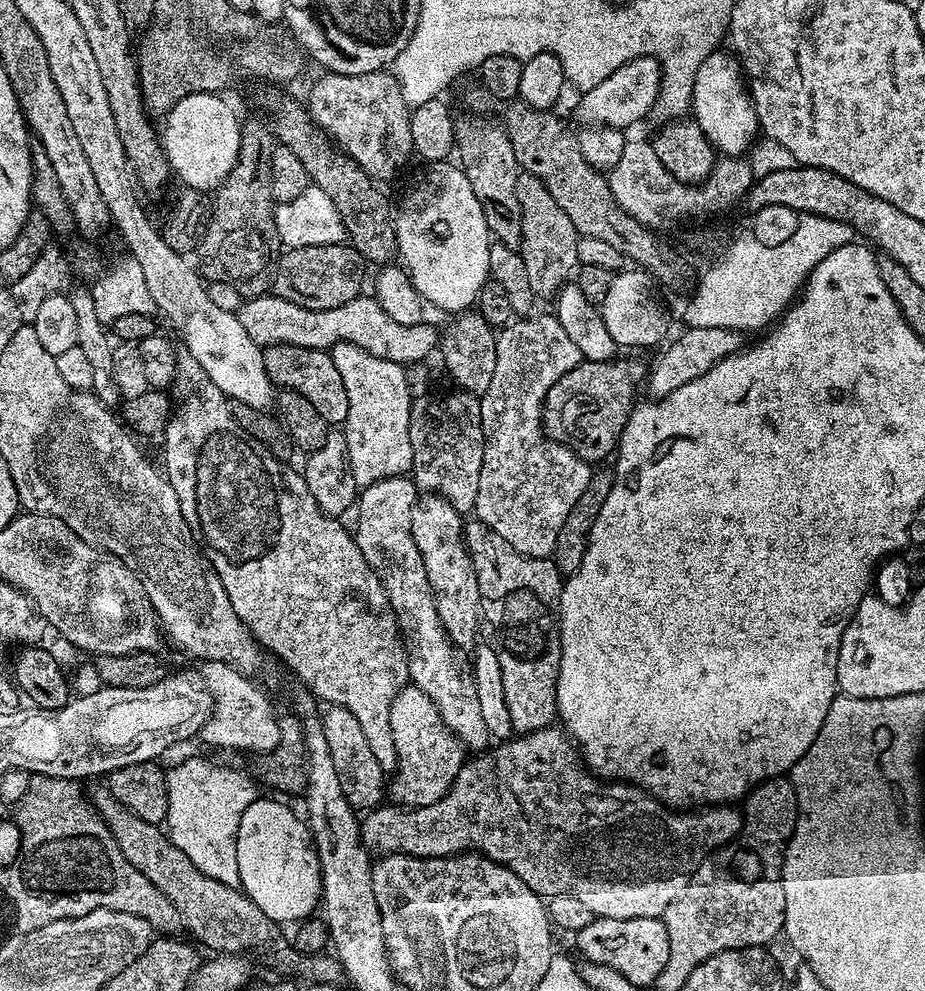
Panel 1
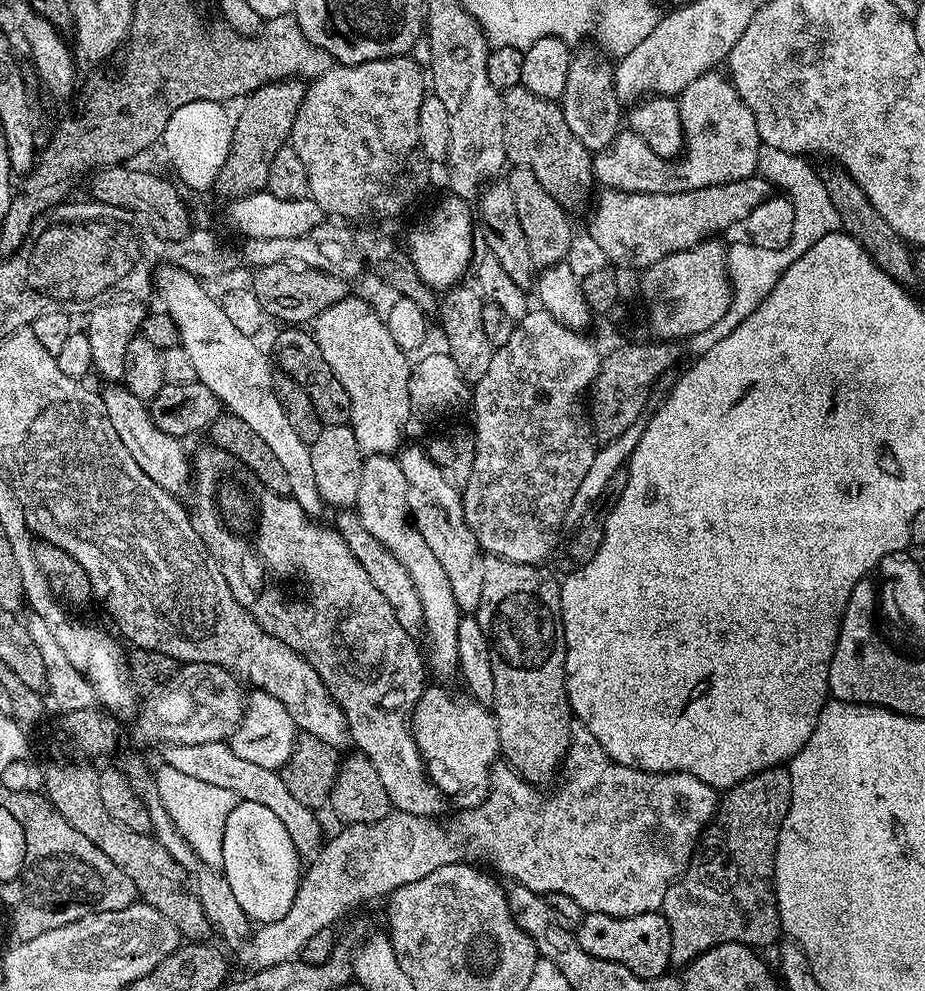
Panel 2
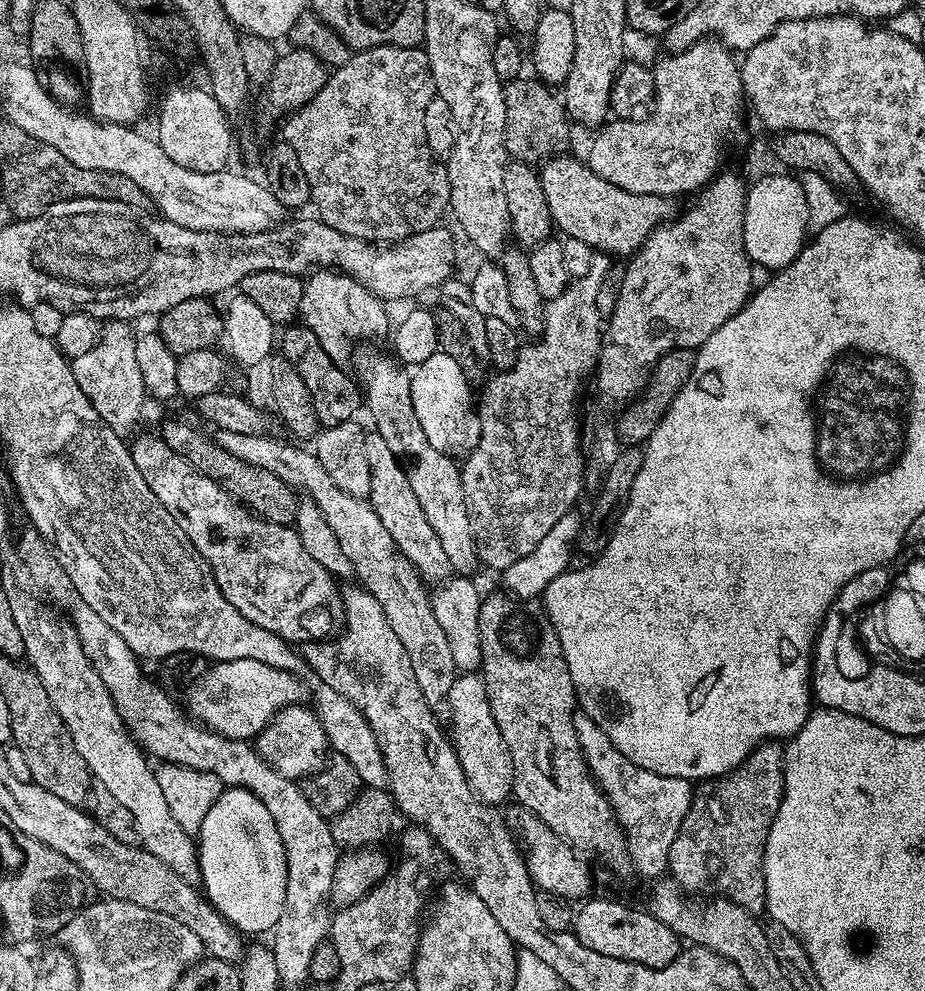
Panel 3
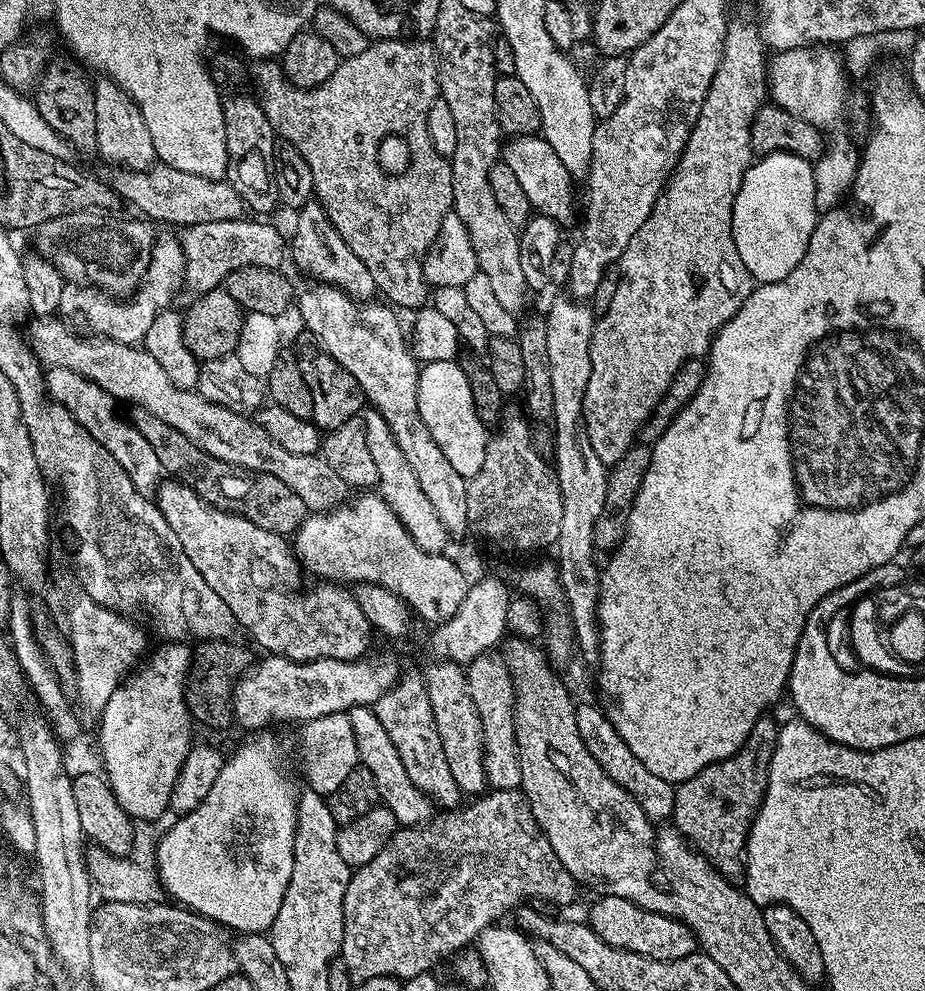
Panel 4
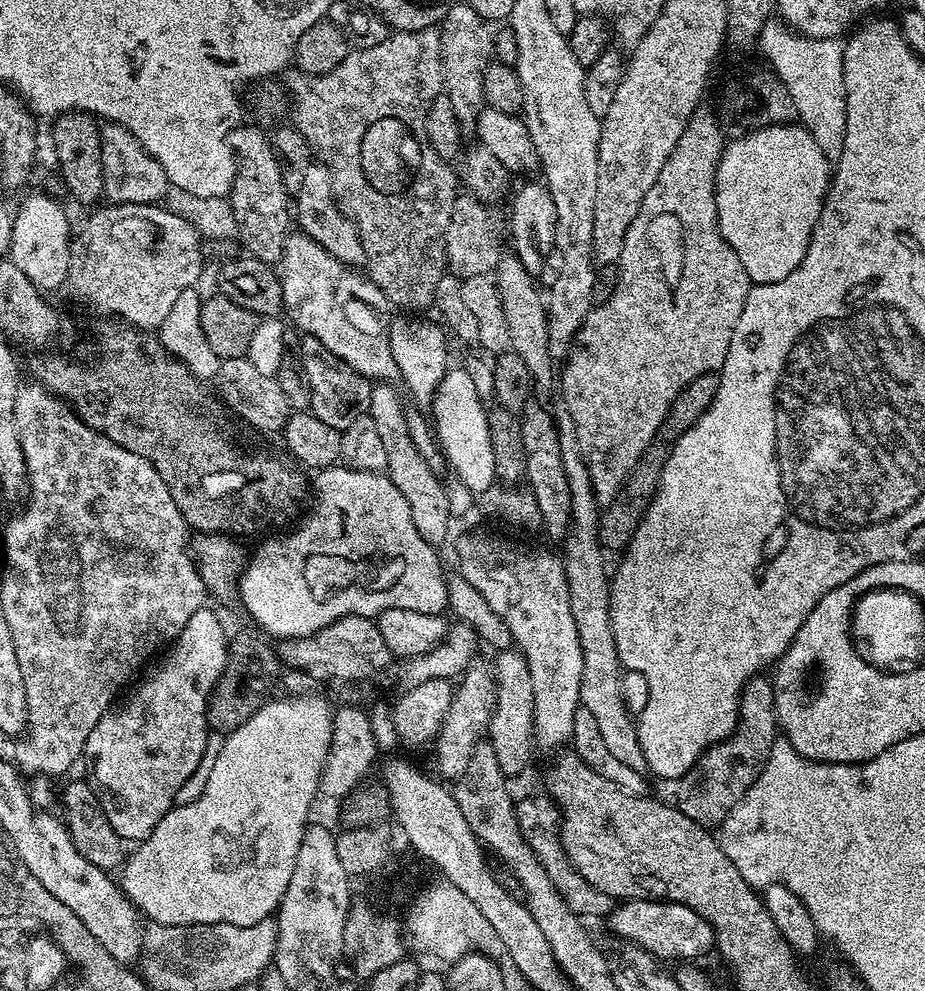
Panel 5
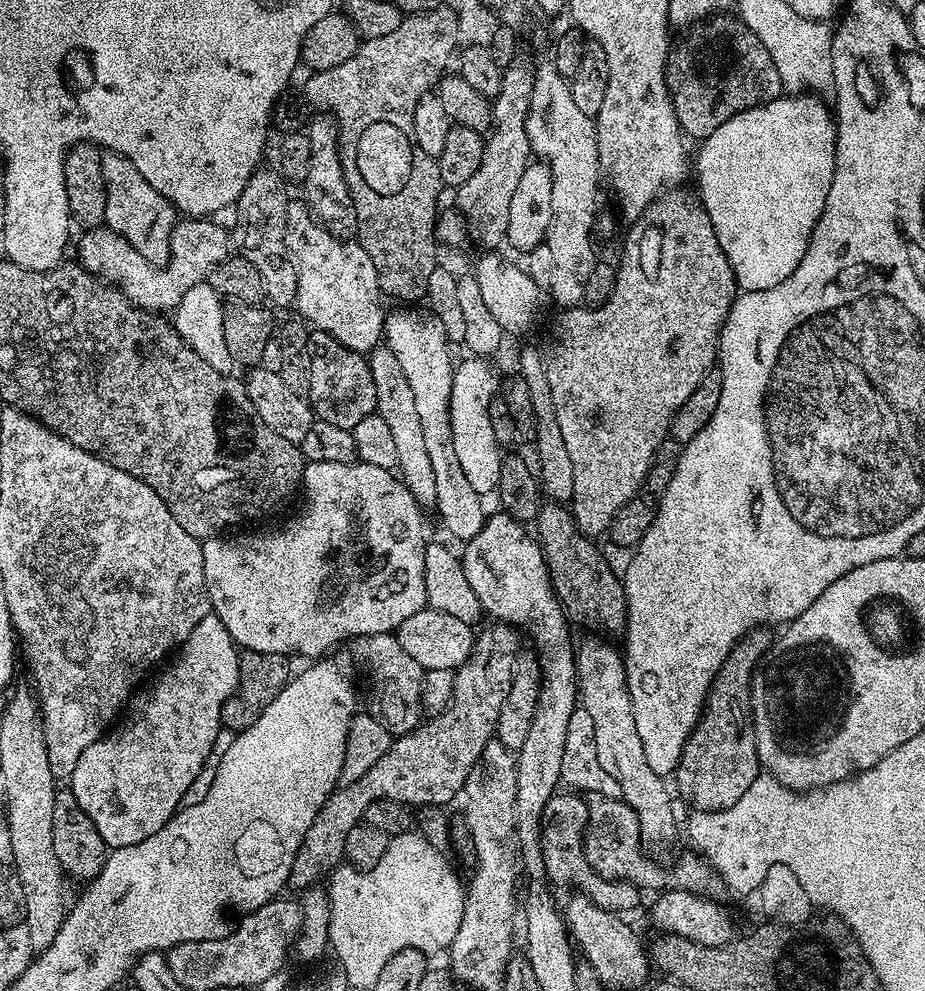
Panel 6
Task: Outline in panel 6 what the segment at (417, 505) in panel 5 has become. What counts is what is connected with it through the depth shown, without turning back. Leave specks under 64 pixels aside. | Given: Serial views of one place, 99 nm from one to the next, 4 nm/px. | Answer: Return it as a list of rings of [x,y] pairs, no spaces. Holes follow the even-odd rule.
[[[377,346],[368,356],[368,365],[374,374],[374,390],[376,391],[376,412],[386,422],[398,446],[398,462],[396,468],[404,485],[414,494],[421,509],[432,510],[436,506],[434,494],[434,470],[430,467],[430,454],[426,454],[422,425],[418,419],[414,390],[410,390],[410,382],[406,382],[406,374],[402,374],[402,366],[398,358],[387,346]]]

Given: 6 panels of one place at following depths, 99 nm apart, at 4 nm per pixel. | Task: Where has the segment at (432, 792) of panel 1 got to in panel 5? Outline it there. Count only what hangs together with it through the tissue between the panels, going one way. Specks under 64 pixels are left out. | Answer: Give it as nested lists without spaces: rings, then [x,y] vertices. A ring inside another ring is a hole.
[[[519,650],[501,651],[496,657],[496,711],[492,714],[490,743],[505,777],[513,778],[527,770],[528,759],[534,753],[534,682],[530,682],[530,666],[526,666],[526,658]]]

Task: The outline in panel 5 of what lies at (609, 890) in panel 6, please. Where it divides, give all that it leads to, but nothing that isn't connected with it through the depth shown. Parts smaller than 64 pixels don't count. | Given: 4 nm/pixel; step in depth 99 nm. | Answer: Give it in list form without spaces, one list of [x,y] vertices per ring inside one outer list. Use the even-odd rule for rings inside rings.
[[[541,794],[534,798],[526,798],[517,801],[517,819],[520,822],[521,832],[527,839],[528,844],[538,853],[546,870],[547,877],[554,884],[563,900],[576,916],[590,920],[592,917],[607,918],[616,907],[618,901],[615,896],[607,896],[588,882],[573,868],[565,854],[565,848],[561,844],[559,826],[561,823],[560,811],[550,796]]]

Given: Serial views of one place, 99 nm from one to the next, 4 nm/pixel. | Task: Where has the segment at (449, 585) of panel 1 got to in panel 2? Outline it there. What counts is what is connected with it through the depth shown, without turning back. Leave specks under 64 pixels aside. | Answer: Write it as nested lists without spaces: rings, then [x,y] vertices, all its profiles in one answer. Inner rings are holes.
[[[401,447],[398,459],[402,466],[402,474],[406,474],[408,509],[412,515],[412,522],[418,534],[422,534],[426,546],[434,550],[438,563],[446,570],[446,578],[450,578],[450,590],[454,590],[454,602],[458,602],[461,613],[475,613],[482,602],[482,578],[486,578],[486,553],[474,538],[464,517],[461,489],[445,476],[444,471],[434,463],[423,447]]]

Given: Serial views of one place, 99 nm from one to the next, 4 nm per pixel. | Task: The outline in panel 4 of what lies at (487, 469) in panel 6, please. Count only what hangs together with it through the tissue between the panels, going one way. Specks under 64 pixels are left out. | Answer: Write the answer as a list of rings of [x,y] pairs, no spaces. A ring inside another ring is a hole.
[[[456,360],[430,361],[421,367],[418,378],[418,414],[422,414],[422,422],[426,422],[430,438],[438,442],[438,450],[446,454],[450,466],[454,466],[458,474],[471,478],[478,474],[478,470],[482,470],[490,432],[474,410],[468,375]]]

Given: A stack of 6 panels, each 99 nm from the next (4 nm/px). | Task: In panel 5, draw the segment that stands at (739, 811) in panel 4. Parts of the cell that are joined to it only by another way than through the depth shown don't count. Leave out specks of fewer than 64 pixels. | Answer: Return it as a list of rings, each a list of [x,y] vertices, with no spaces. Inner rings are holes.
[[[764,674],[754,676],[744,687],[744,693],[740,695],[740,717],[731,736],[711,744],[675,785],[674,804],[686,818],[705,826],[723,824],[762,774],[778,739],[776,694],[773,681],[766,677]]]

